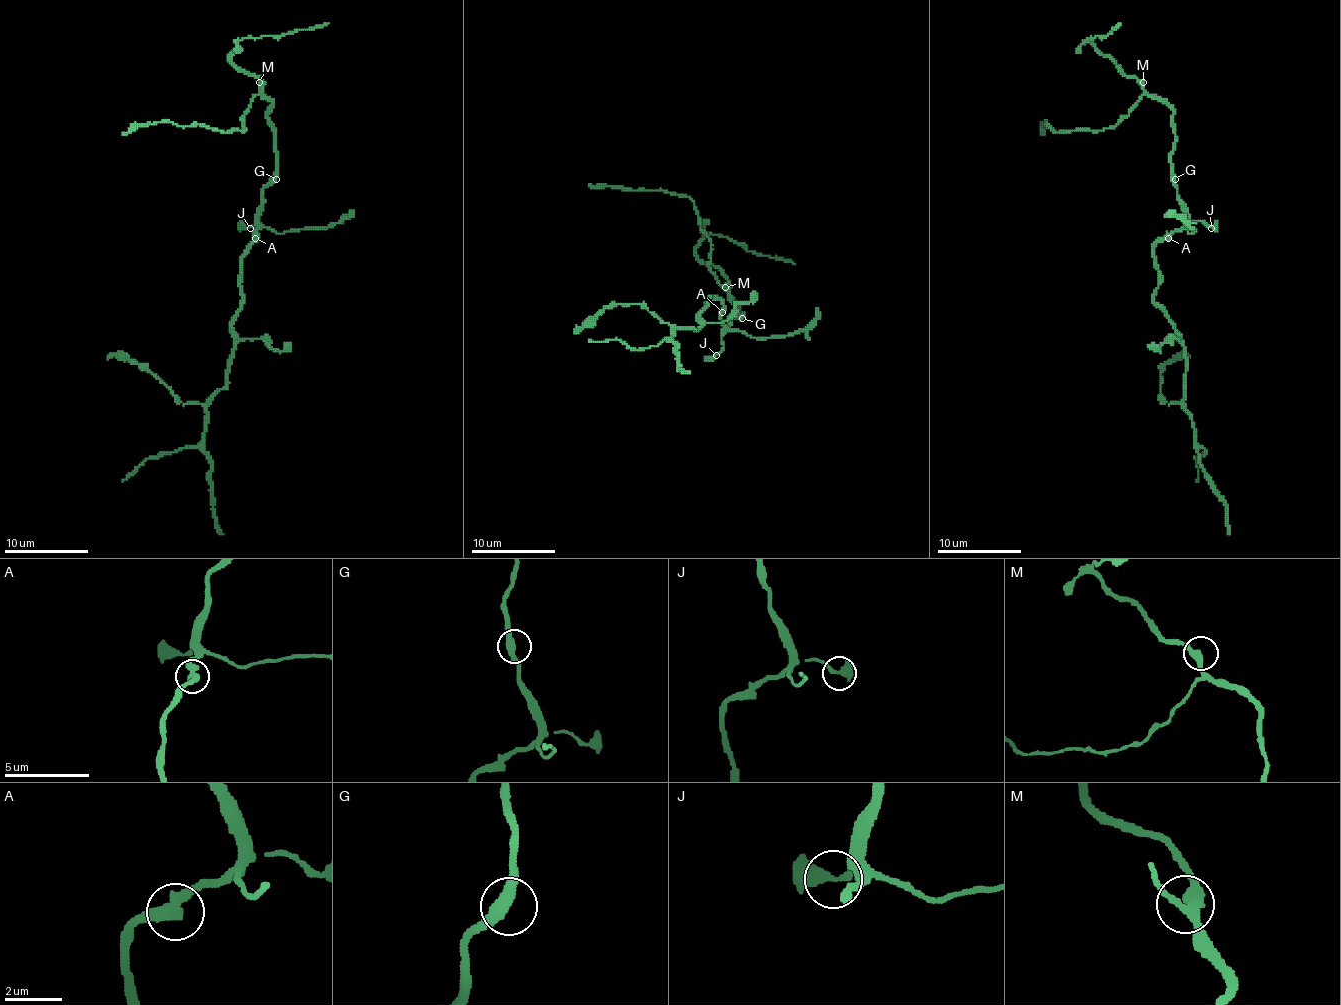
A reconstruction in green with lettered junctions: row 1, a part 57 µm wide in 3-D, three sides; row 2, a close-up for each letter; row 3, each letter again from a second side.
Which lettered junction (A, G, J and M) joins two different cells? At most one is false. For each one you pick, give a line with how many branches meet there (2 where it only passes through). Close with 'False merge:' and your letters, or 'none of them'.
False merge: none of them

